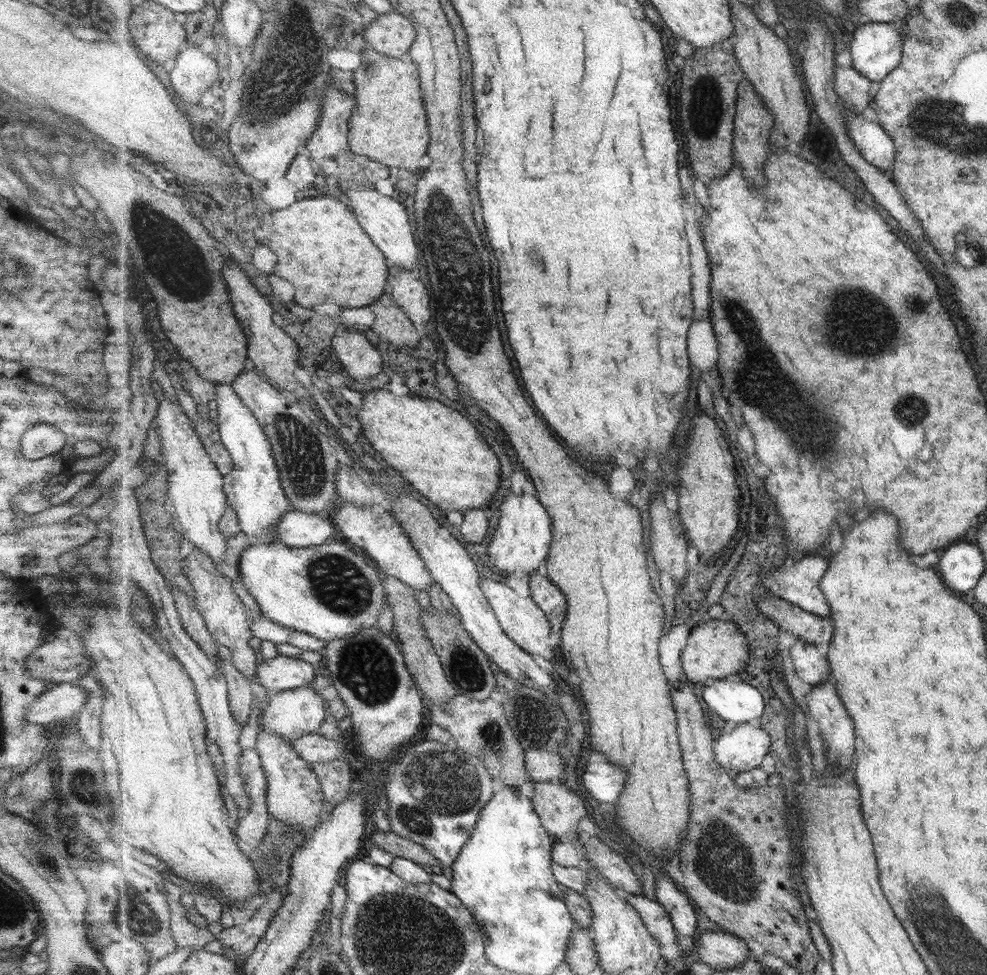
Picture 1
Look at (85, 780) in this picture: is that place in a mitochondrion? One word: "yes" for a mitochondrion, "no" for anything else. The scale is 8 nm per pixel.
yes

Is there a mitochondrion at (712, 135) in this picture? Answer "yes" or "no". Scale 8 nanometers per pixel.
yes

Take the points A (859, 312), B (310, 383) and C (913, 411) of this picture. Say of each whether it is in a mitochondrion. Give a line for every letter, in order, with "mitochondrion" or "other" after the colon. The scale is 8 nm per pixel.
A: mitochondrion
B: other
C: mitochondrion

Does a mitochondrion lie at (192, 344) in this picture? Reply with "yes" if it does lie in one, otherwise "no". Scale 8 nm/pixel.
no

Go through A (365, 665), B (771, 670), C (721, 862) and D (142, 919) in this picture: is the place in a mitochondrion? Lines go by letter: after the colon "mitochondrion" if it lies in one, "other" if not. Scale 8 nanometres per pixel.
A: mitochondrion
B: other
C: mitochondrion
D: mitochondrion

